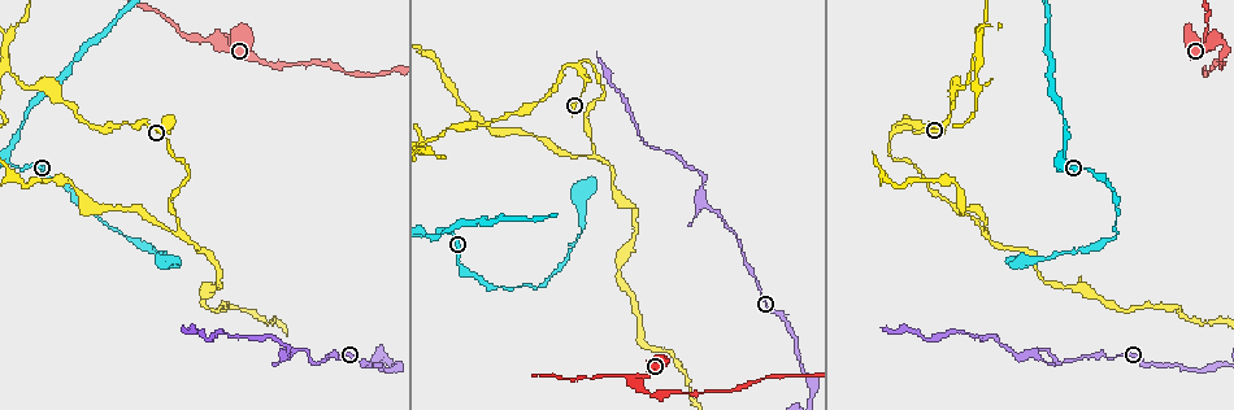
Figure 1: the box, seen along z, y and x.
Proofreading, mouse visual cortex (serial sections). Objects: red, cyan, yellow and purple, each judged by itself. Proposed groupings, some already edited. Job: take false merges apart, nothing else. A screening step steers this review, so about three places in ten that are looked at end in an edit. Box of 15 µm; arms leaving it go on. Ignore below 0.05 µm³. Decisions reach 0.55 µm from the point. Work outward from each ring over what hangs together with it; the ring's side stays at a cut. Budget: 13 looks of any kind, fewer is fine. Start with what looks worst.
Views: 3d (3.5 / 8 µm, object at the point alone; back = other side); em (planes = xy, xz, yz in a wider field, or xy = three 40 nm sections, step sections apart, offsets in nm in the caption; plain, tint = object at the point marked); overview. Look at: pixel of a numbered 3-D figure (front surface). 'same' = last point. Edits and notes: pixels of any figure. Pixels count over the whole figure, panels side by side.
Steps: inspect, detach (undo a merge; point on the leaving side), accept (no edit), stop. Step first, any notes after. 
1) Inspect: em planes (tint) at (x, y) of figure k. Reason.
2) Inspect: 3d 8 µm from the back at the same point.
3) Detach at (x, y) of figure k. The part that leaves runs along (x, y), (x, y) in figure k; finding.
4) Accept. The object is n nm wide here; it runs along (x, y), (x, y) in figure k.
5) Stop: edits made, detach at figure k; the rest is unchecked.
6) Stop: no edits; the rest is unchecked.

Inspect: 3d 8 µm at (14, 168) of figure 1.

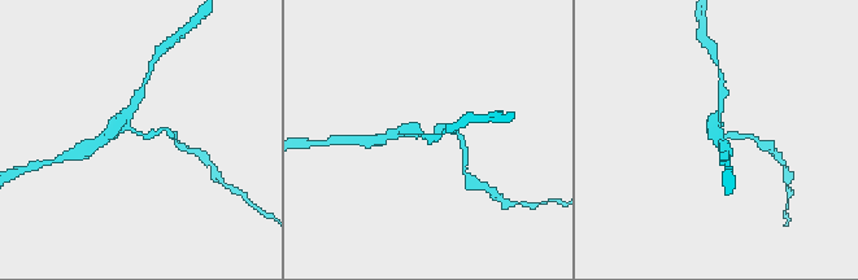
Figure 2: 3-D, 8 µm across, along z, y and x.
Inspect: em xy step 3 (tint) at (138, 133) of figure 2. 3 arms meet here; the arms are 150, 200, 300 nm wide.

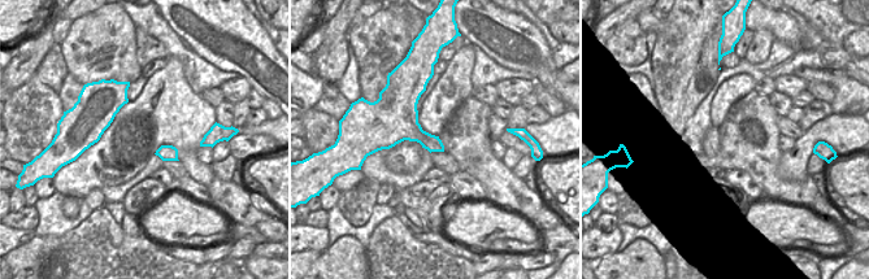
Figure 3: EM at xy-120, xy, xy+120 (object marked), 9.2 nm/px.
Accept. The object is 180 nm wide here; it runs along (169, 132), (139, 135), (127, 121), (136, 101) in figure 2; one cell here.

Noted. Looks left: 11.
Inspect: 3d 3.5 µm at (172, 156) of figure 1. Thin neck.

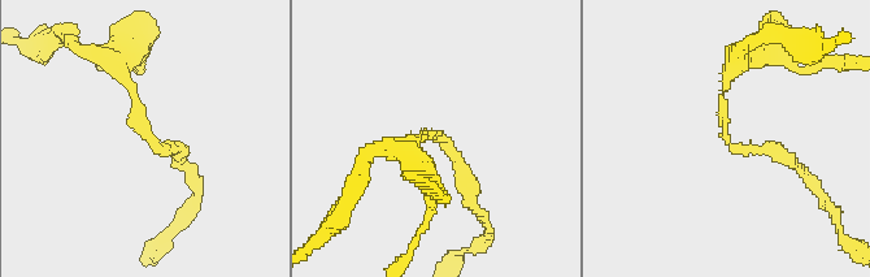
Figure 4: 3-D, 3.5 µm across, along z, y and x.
Inspect: em planes (tint) at (438, 134) of figure 4. The arms are 200, 200 nm wide; shape alone is not enough.

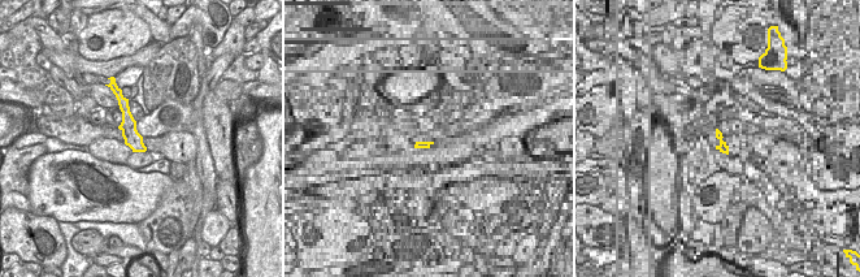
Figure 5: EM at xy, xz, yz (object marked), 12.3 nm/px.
Accept. It runs along (125, 103), (129, 133), (142, 148) in figure 5; all the same cell.

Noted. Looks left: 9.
Inspect: 3d 3.5 µm at (596, 155) of figure 1. Branch point.

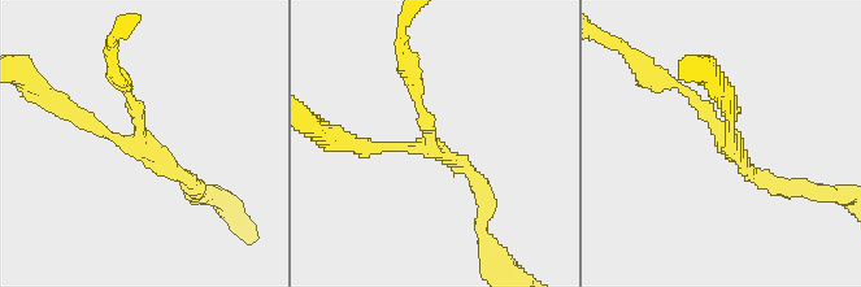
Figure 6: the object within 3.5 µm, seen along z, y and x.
Inspect: em xy step 3 (tint) at (732, 145) of figure 6. 3 arms meet here; the arms are 150, 150, 200 nm wide; now the EM.

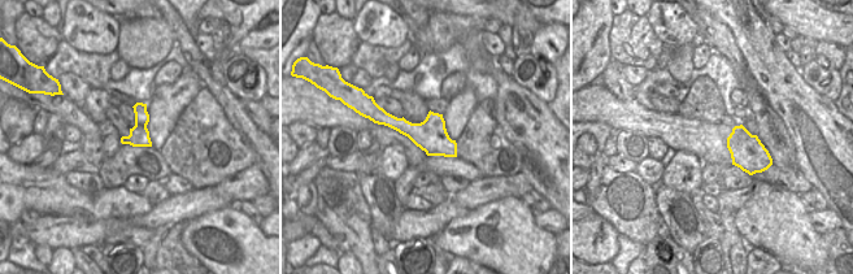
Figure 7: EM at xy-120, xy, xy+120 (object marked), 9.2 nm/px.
Accept. It runs along (374, 114), (430, 135), (453, 153) in figure 7; one cell here.

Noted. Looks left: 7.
Inspect: 3d 3.5 µm at (639, 384) of figure 1.

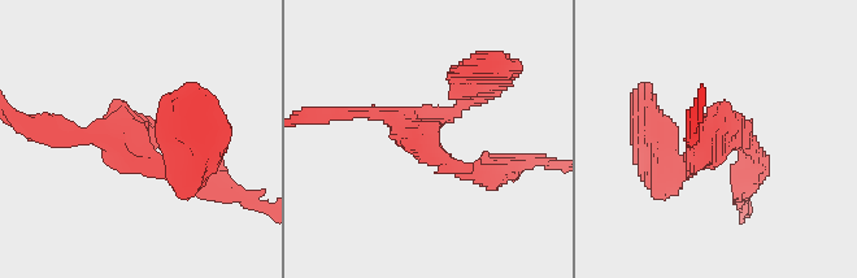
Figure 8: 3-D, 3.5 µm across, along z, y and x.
Accept. 3 arms meet here; the arms are 150, 200, 200 nm wide; it runs along (469, 92), (425, 142), (488, 176) in figure 8; continuous, no second cell.

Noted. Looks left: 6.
Inspect: 3d 8 µm at (12, 33) of figure 1. Calibre changes.

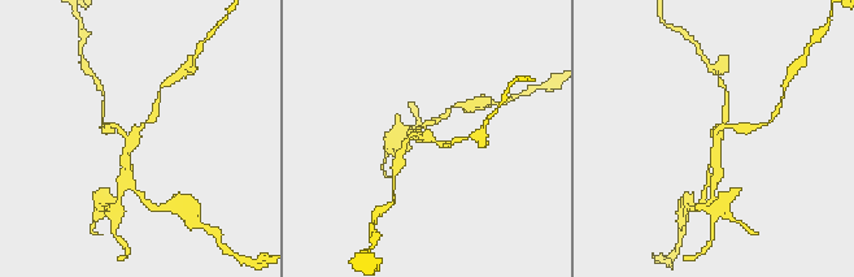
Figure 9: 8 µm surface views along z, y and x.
Inspect: 3d 3.5 µm at (138, 141) of figure 9.

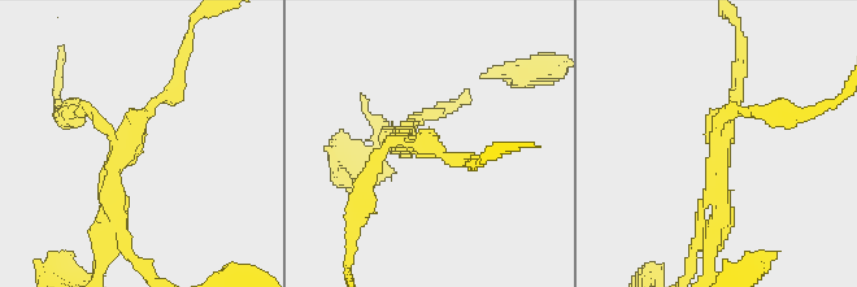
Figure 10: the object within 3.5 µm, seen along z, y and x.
Inspect: em xy step 5 (tint) at (721, 140) of figure 10.

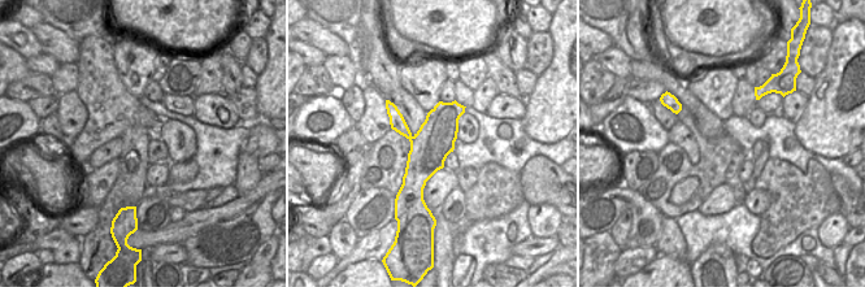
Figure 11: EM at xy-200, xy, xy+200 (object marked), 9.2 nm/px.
Detach at (378, 122) of figure 10. A border runs along (411, 146), (417, 172), (413, 205) in figure 11; a second cell is stuck on.

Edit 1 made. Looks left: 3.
Stop: edits made, detach at figure 10; the rest is unchecked.

